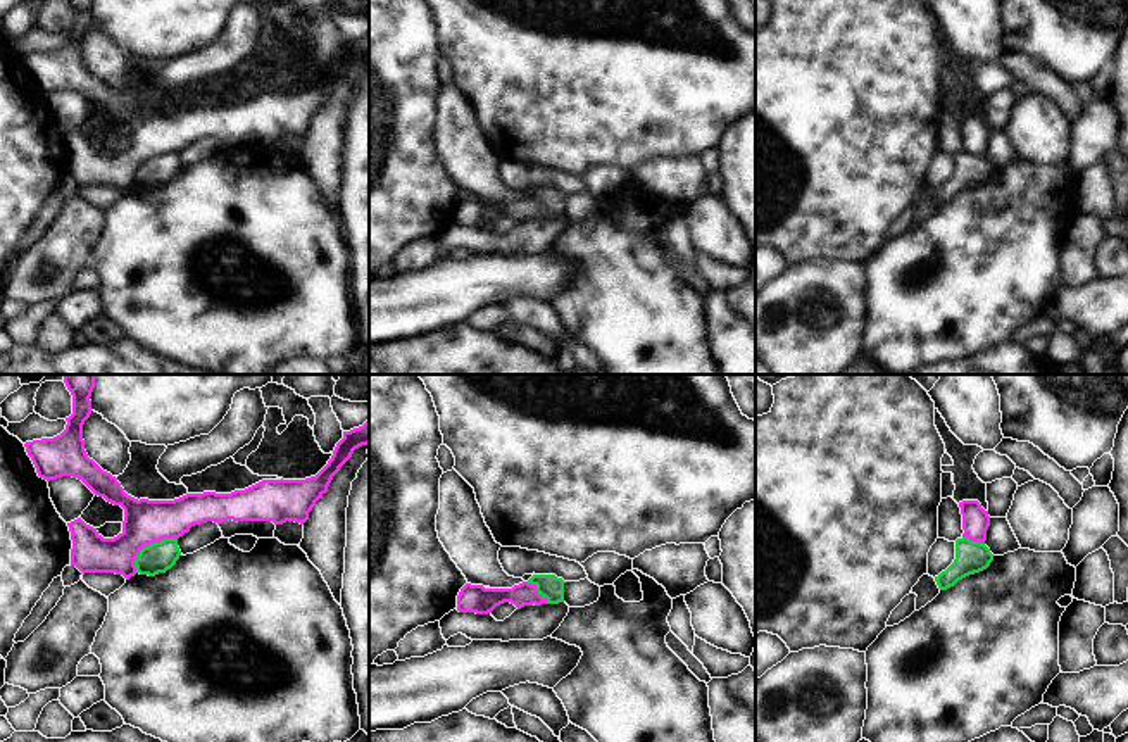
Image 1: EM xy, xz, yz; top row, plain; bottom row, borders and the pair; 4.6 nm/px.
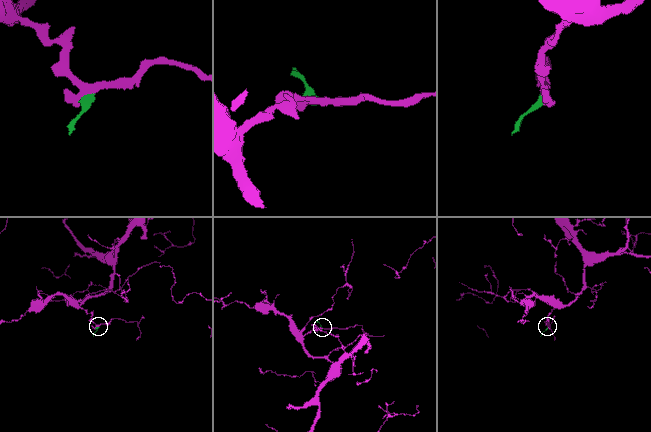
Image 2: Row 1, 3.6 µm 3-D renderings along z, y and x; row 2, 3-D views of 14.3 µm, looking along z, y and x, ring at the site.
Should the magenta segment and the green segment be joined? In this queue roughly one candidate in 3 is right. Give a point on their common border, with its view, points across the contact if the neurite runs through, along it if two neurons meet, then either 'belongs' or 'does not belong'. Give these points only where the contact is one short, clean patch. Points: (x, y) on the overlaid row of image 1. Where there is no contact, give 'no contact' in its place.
meets magenta in xy at (147, 544); border along xy (176, 537), (147, 544), (135, 559), (135, 572); does not belong

